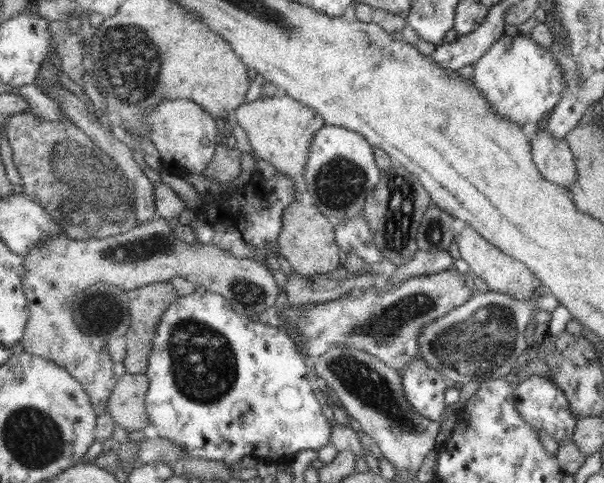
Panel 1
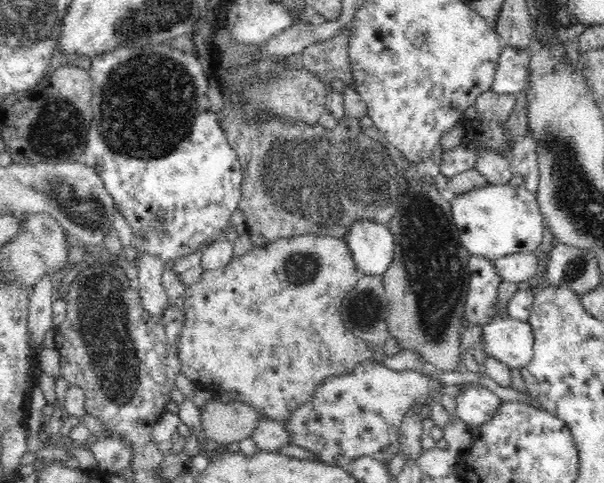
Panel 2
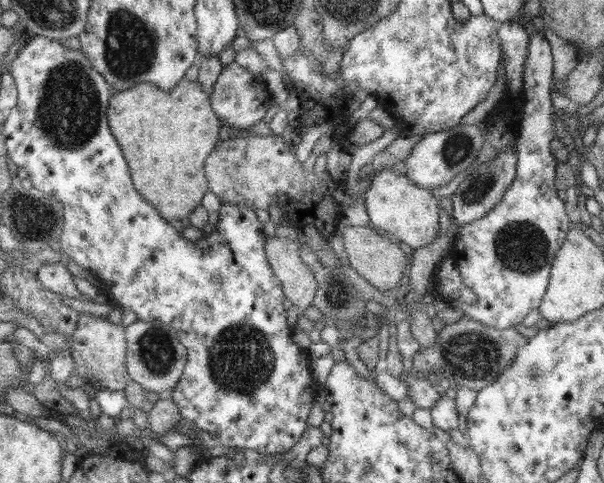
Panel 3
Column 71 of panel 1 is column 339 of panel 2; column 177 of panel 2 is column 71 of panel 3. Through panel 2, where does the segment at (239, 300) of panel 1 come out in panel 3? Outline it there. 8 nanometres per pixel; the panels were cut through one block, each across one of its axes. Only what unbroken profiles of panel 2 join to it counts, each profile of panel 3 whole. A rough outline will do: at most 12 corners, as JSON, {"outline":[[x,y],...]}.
{"outline":[[80,312],[70,342],[75,374],[104,389],[130,381],[122,324]]}

